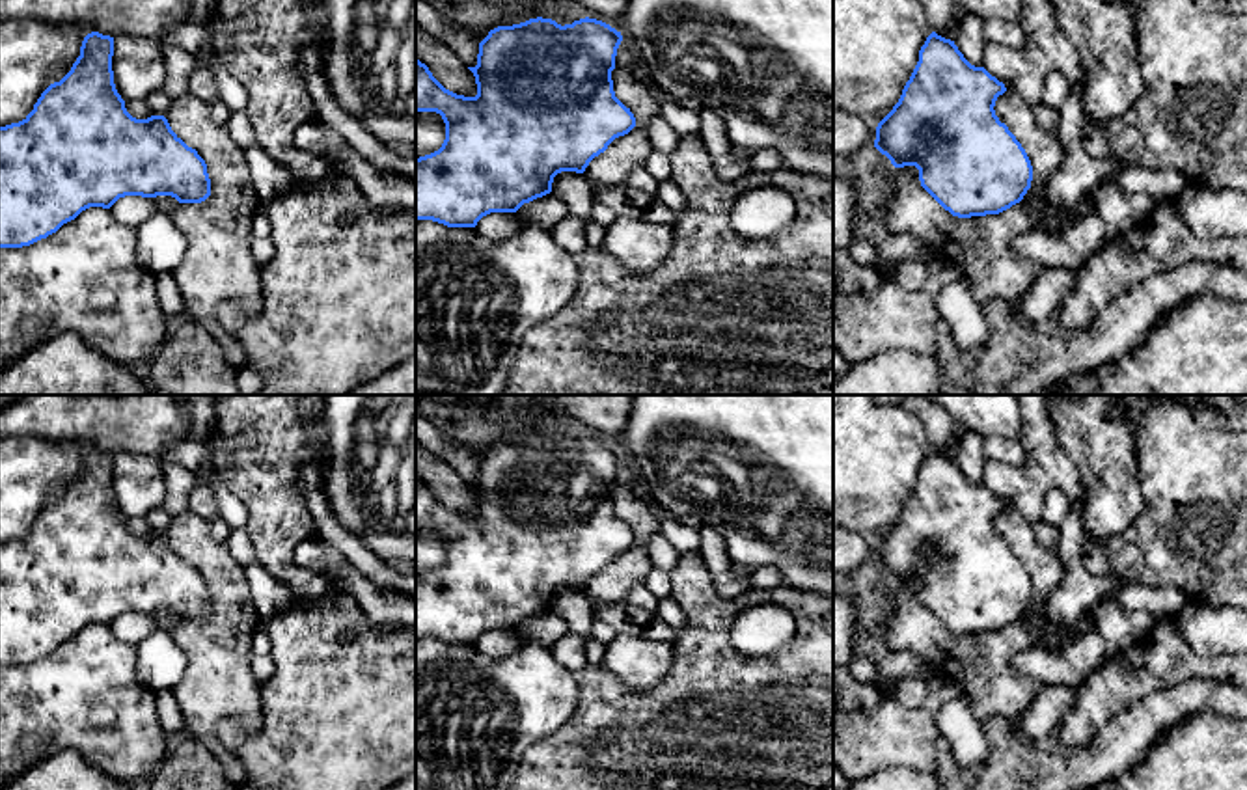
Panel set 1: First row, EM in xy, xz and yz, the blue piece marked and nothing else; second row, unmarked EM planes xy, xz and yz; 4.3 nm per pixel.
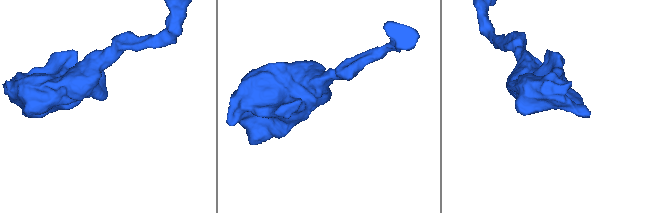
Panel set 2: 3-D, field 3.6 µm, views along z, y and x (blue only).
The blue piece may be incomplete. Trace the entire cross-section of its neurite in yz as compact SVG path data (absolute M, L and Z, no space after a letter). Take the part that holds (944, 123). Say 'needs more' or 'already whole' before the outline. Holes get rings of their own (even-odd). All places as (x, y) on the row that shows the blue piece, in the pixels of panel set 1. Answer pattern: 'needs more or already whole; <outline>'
already whole; M932 32L898 102L878 123L874 147L895 168L915 166L921 186L952 216L999 214L1020 203L1033 181L1025 149L993 110L1005 91L1005 84L971 65L954 41Z

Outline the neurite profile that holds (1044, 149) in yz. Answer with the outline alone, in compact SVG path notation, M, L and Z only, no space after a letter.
M1005 91L995 101L995 116L1025 149L1031 166L1033 181L1031 194L1040 194L1048 179L1061 168L1064 149L1057 136L1046 132L1035 119L1033 108L1014 91Z

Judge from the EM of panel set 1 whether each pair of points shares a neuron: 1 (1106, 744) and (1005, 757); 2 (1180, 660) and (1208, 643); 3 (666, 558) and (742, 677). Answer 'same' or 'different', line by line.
1: same
2: different
3: different

